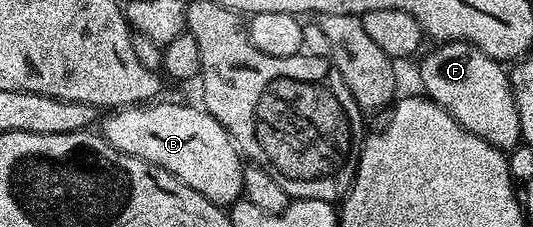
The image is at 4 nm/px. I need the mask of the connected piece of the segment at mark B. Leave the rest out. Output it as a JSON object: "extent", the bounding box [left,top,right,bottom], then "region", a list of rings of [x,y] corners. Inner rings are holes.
{"extent":[100,103,243,207],"region":[[[143,103],[133,107],[123,107],[111,112],[110,117],[100,128],[101,136],[106,142],[120,151],[133,157],[144,159],[188,183],[192,191],[200,191],[204,199],[212,199],[212,203],[229,207],[243,196],[242,170],[243,158],[238,152],[237,145],[230,140],[230,133],[205,108],[194,105],[158,105],[159,103]]]}

